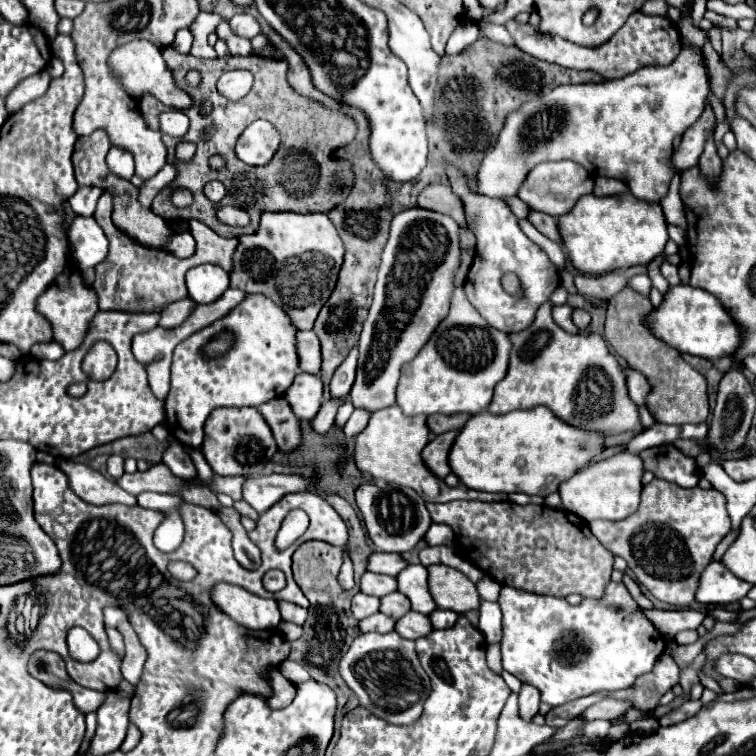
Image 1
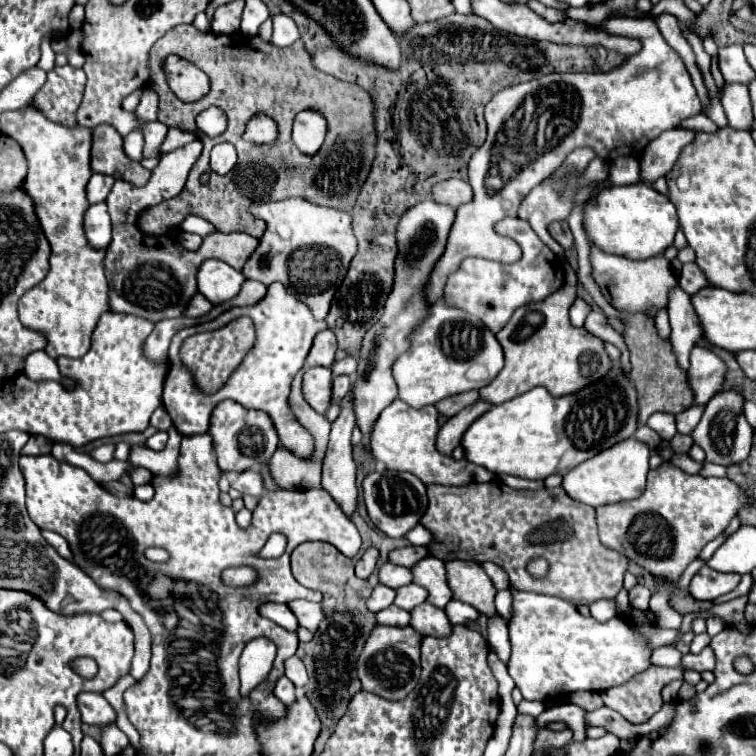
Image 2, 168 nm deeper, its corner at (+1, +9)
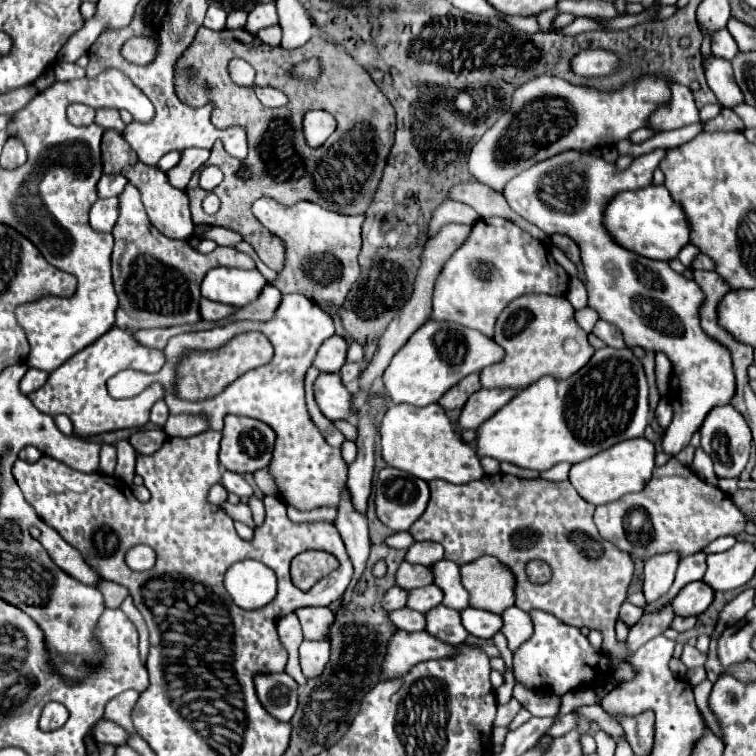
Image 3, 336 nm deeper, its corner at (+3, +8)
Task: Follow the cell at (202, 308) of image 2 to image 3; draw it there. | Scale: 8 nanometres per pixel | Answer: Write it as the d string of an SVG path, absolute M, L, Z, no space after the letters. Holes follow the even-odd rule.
M201 298L199 312L201 312L201 318L203 318L203 320L217 322L217 320L223 320L223 318L235 314L237 308L235 308L235 306L227 306L227 304L219 304L219 302L211 302L211 300L207 300L207 298Z

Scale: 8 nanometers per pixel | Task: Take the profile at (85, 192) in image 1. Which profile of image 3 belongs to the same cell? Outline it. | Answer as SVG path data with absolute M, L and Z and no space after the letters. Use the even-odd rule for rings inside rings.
M103 174L103 178L97 184L97 192L101 198L109 198L109 196L119 196L123 192L123 188L127 186L127 178L123 174Z

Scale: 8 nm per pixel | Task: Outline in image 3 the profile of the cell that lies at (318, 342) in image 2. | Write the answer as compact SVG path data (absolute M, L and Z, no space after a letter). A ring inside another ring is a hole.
M335 334L321 344L313 366L317 366L321 372L339 372L341 366L345 364L345 356L347 356L347 342L345 338Z

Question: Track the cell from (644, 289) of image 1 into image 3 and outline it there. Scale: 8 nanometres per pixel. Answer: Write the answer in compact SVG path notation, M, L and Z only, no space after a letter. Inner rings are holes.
M565 150L549 160L541 160L515 176L505 186L505 200L519 216L523 216L527 222L535 224L545 234L565 234L573 238L581 250L581 262L585 270L587 280L587 292L589 292L589 306L599 312L601 320L615 324L625 338L627 348L645 348L651 352L665 352L665 356L673 364L673 376L671 376L671 388L669 388L669 402L673 406L673 420L667 426L665 438L663 438L663 450L667 454L677 454L683 450L691 436L701 428L705 416L715 406L725 406L735 392L735 376L733 376L733 362L729 356L729 350L715 338L703 332L699 324L699 310L705 302L703 290L697 286L695 280L687 280L685 276L673 272L667 262L651 260L645 256L639 256L623 246L619 246L609 232L605 232L603 224L603 212L607 204L625 190L639 190L641 186L649 186L653 180L653 170L663 160L665 150L653 150L649 154L637 156L629 168L619 170L615 164L605 162L601 156L595 156L593 152L581 152L581 150Z

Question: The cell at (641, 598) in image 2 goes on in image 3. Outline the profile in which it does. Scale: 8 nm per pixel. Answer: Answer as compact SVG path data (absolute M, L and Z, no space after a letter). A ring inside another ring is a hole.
M625 602L623 606L621 606L621 612L619 612L619 620L623 620L629 628L633 628L637 622L639 622L639 618L643 616L643 610L641 608L637 608L637 606L633 606L631 602Z

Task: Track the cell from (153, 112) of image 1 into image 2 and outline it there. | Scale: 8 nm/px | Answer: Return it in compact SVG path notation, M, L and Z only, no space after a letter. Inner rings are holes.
M177 25L151 47L149 69L149 83L159 95L157 117L161 123L199 135L195 115L209 105L217 105L227 113L229 127L223 135L215 139L205 135L199 137L203 141L203 153L193 165L183 191L177 197L153 205L139 215L137 225L143 233L163 235L165 229L177 227L187 215L197 215L213 223L217 231L243 231L247 235L259 237L263 235L265 227L263 223L257 223L257 219L249 213L249 207L261 201L267 203L289 197L303 197L315 205L351 211L359 195L359 187L367 179L371 159L375 157L375 135L371 135L371 131L375 129L371 119L371 99L361 87L335 81L335 77L315 71L311 67L311 57L307 57L301 41L279 49L271 43L261 41L259 37L247 37L243 33L215 35L199 33L193 25ZM171 53L193 63L209 77L211 91L203 99L195 103L183 103L171 93L163 75L163 59ZM307 107L315 109L327 119L327 139L313 157L295 149L291 141L293 119L299 111ZM255 113L267 113L279 125L279 139L271 147L253 147L251 143L241 139L245 123ZM223 141L233 143L239 155L237 165L225 177L209 173L209 151L215 143ZM203 173L209 173L209 183L201 183Z

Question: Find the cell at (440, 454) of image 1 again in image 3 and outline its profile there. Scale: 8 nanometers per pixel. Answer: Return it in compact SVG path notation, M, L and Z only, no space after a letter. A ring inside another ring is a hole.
M481 388L477 390L461 410L459 416L459 430L461 428L479 428L485 420L489 420L499 408L503 408L513 396L517 394L515 388Z

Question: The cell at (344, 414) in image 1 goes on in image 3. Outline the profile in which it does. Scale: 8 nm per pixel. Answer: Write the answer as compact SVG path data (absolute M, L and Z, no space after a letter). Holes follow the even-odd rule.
M346 420L333 421L333 423L335 424L336 428L343 433L346 439L356 442L358 431L354 424Z

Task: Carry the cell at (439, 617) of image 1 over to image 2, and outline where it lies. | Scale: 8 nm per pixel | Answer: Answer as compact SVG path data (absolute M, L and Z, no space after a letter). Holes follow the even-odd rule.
M449 601L443 611L445 611L445 615L451 619L453 625L457 625L457 623L467 625L467 623L475 621L477 615L479 615L479 611L475 611L471 605L461 603L461 601Z

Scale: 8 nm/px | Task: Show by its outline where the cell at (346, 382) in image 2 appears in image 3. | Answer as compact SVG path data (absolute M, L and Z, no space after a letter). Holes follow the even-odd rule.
M345 362L345 366L341 368L339 376L341 376L343 384L349 386L351 382L355 382L359 378L359 372L361 372L361 364L359 362Z

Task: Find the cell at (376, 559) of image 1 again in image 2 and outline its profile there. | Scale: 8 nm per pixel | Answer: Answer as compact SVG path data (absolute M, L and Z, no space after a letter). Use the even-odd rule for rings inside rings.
M415 545L393 549L389 553L389 561L395 565L403 565L403 567L413 567L423 557L427 557L427 547L415 547Z

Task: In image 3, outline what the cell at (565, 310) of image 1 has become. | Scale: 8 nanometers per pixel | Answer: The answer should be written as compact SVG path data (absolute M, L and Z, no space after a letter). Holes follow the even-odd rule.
M583 308L583 310L577 310L577 312L575 312L575 318L577 318L579 326L589 334L589 332L593 330L595 322L599 320L599 314L597 314L593 308Z

